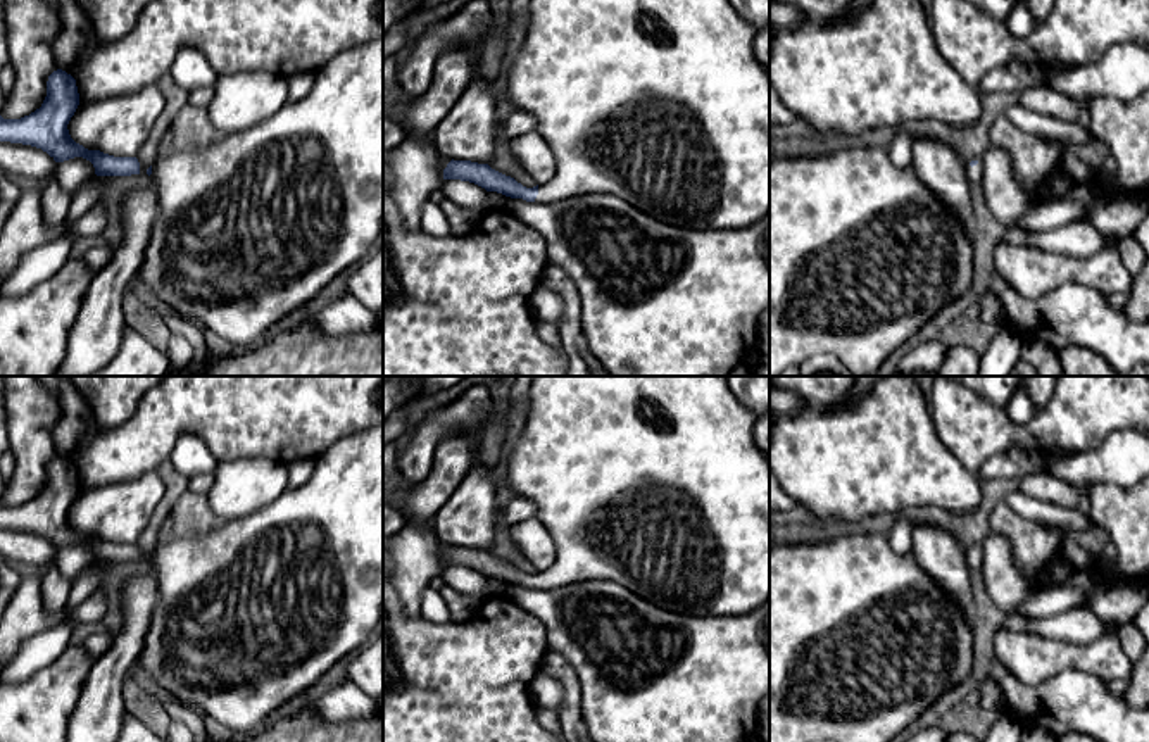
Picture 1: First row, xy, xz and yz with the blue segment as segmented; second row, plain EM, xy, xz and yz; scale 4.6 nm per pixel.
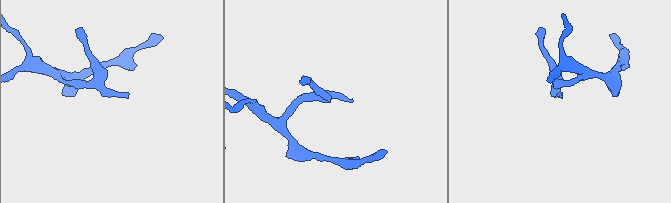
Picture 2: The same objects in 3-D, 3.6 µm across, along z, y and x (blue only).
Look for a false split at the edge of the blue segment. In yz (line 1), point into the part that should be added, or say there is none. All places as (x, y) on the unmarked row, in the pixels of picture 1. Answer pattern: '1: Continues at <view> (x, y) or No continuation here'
1: Continues at yz (973, 561)

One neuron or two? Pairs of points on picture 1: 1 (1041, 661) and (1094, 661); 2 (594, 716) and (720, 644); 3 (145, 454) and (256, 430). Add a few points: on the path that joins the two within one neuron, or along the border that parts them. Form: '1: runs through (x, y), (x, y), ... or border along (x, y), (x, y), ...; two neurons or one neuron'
1: runs through (1054, 658), (1080, 658); one neuron
2: runs through (625, 710), (666, 697), (689, 675); one neuron
3: runs through (173, 427), (176, 423), (228, 423); one neuron

